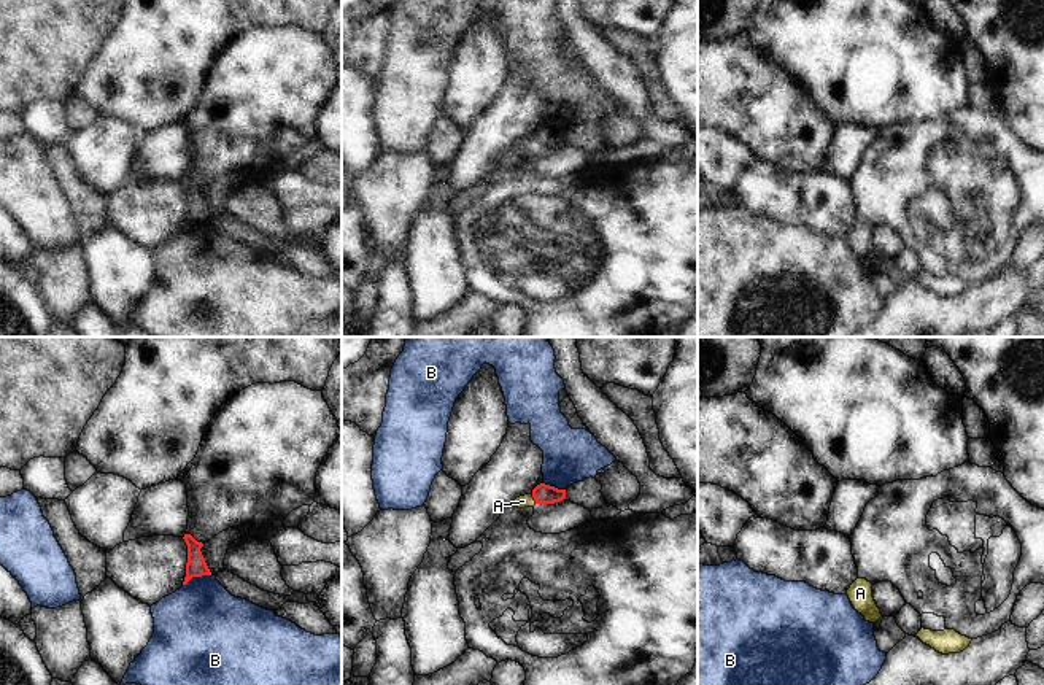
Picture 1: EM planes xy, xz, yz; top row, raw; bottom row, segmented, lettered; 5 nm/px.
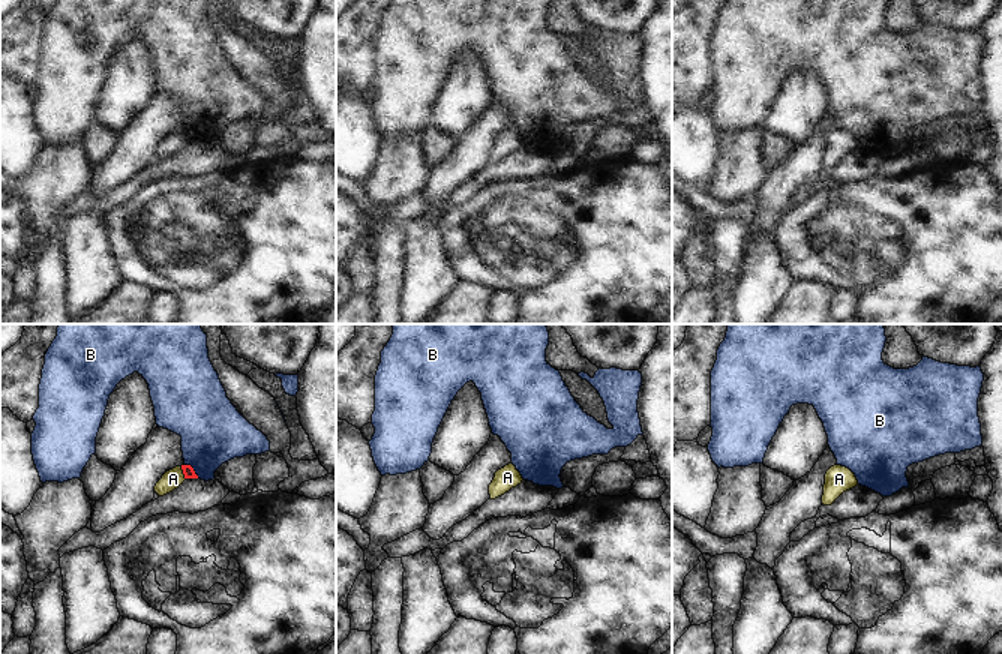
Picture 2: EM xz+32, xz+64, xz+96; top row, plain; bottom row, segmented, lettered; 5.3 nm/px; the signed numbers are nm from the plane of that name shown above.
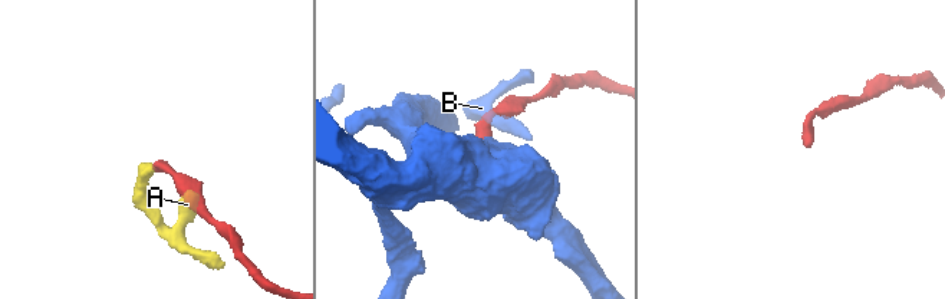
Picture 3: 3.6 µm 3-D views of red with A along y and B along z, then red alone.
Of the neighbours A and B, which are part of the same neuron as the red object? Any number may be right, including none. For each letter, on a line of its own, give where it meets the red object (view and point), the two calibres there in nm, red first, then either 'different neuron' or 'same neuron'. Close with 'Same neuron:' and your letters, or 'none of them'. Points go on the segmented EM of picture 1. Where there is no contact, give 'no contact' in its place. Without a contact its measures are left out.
A: xz (533, 496) | 100/60 nm | different neuron
B: xy (197, 576) | 110/440 nm | different neuron
Same neuron: none of them

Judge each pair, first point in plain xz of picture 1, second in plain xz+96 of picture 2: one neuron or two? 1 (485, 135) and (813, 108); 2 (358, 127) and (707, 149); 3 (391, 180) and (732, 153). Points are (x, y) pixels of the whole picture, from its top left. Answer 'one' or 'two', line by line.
1: two
2: one
3: one

